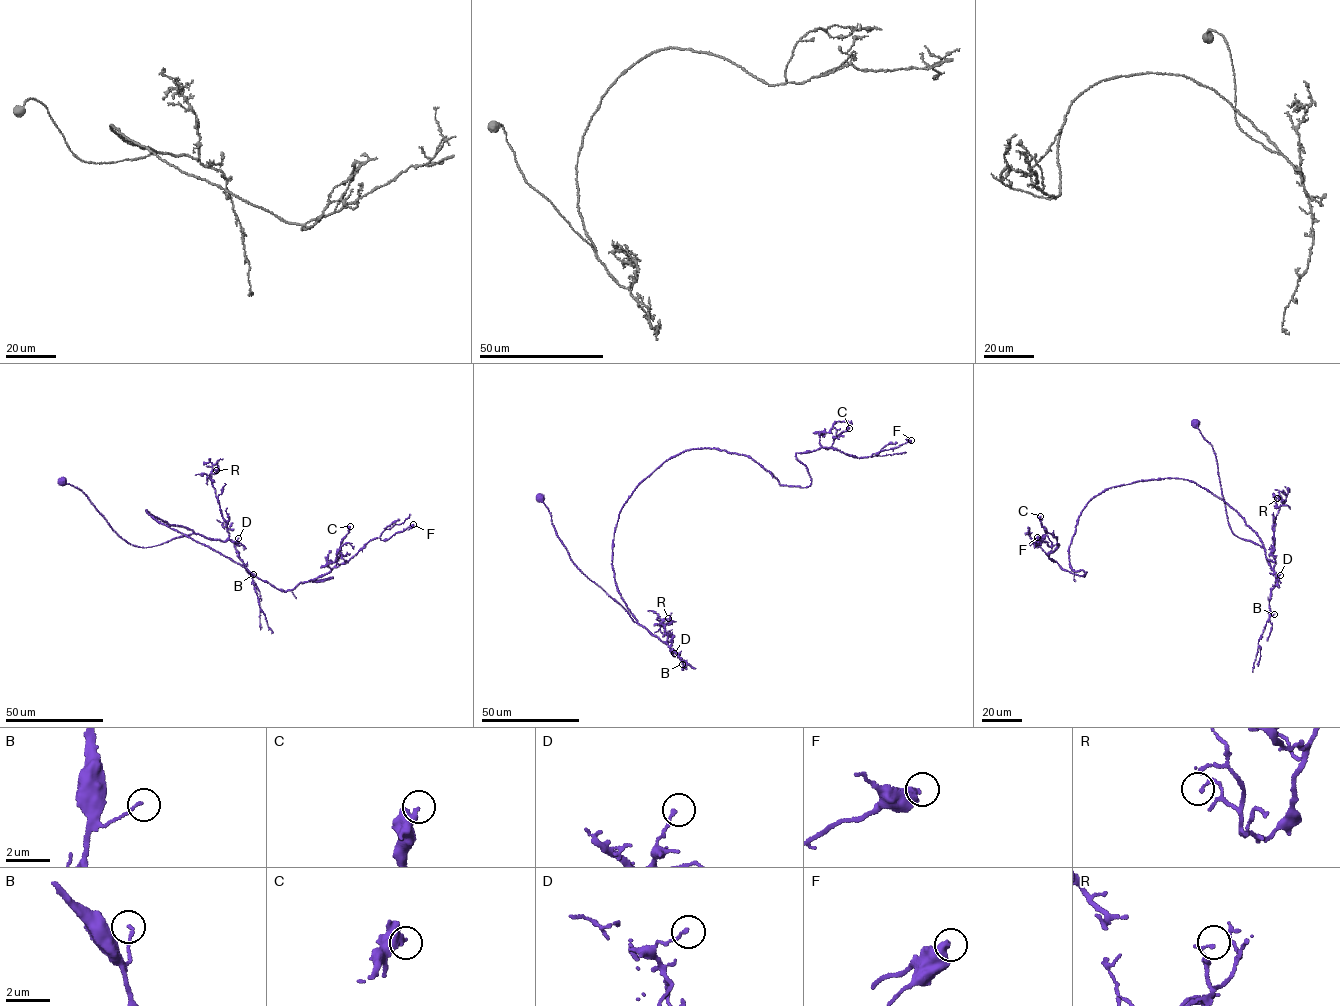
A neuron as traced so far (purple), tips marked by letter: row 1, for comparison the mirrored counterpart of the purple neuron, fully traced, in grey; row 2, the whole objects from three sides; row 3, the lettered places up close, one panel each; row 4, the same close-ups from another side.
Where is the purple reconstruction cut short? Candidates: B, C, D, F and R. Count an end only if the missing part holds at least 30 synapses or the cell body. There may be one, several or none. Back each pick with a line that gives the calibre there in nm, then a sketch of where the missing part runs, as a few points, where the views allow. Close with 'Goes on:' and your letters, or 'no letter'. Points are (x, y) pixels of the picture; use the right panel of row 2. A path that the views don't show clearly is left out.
Goes on: no letter

